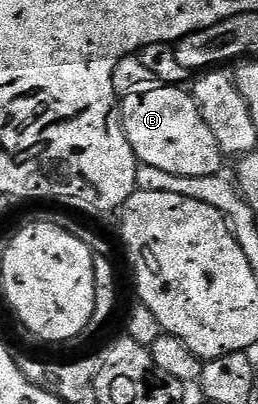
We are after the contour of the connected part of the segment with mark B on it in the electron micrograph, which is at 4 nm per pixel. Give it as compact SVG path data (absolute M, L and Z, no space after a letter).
M151 86L146 90L131 92L128 96L122 97L121 115L123 129L129 138L129 146L133 146L135 159L140 164L157 166L157 170L165 170L165 174L181 174L185 178L220 175L224 171L223 151L217 146L217 138L205 122L194 95L190 91L182 92L183 90L179 86Z

